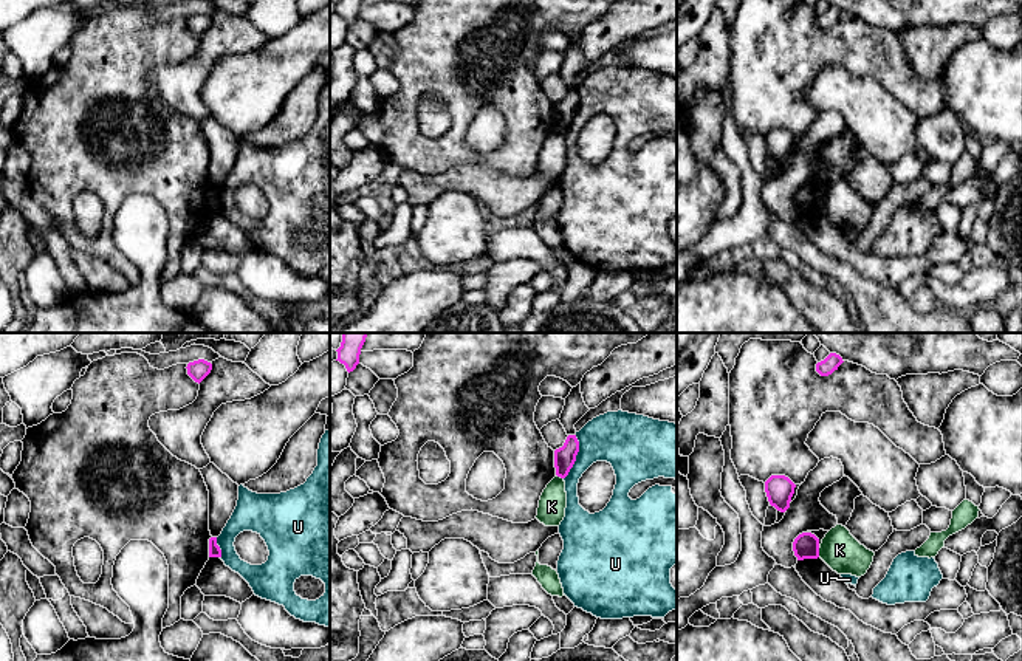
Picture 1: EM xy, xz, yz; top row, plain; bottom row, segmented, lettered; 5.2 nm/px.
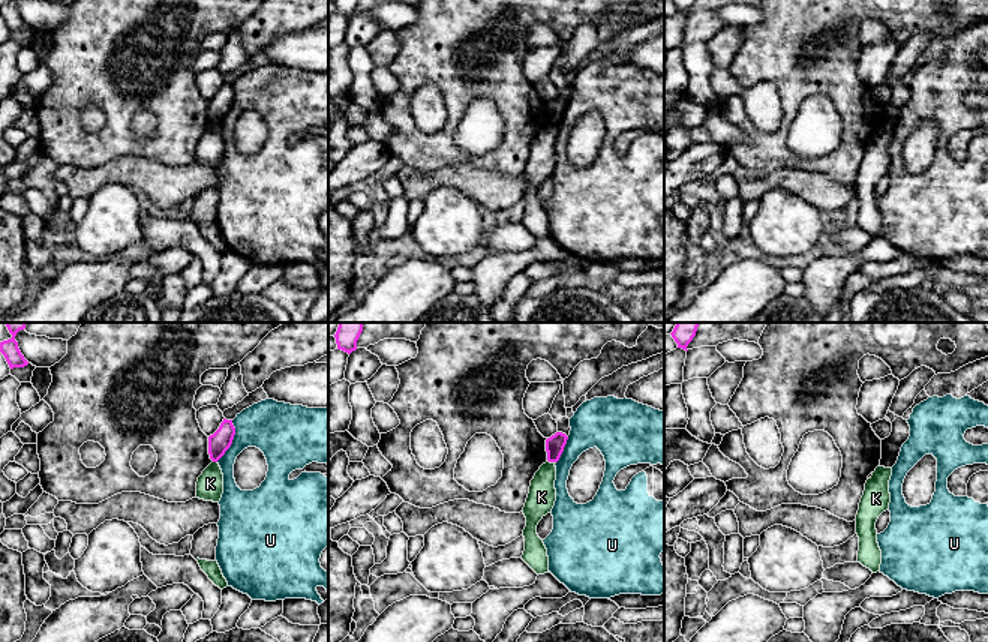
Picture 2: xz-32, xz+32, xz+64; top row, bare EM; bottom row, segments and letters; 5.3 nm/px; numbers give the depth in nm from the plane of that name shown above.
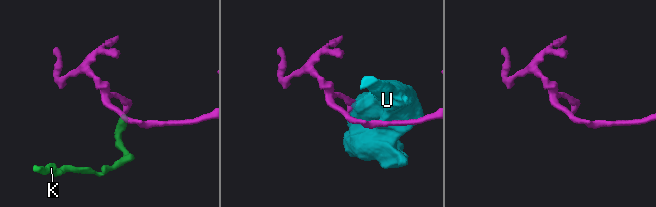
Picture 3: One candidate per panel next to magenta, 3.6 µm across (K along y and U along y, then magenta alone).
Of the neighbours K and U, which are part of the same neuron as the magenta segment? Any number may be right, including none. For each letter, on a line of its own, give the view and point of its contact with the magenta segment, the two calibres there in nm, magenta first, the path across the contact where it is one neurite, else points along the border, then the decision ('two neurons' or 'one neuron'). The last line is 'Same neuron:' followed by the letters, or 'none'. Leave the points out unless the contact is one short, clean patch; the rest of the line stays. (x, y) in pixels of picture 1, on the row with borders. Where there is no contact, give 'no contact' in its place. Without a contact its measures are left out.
K: yz (818, 553) | 140/200 nm | along yz (818, 548), (819, 556) | two neurons
U: xz (575, 457) | 110/280 nm | two neurons
Same neuron: none

